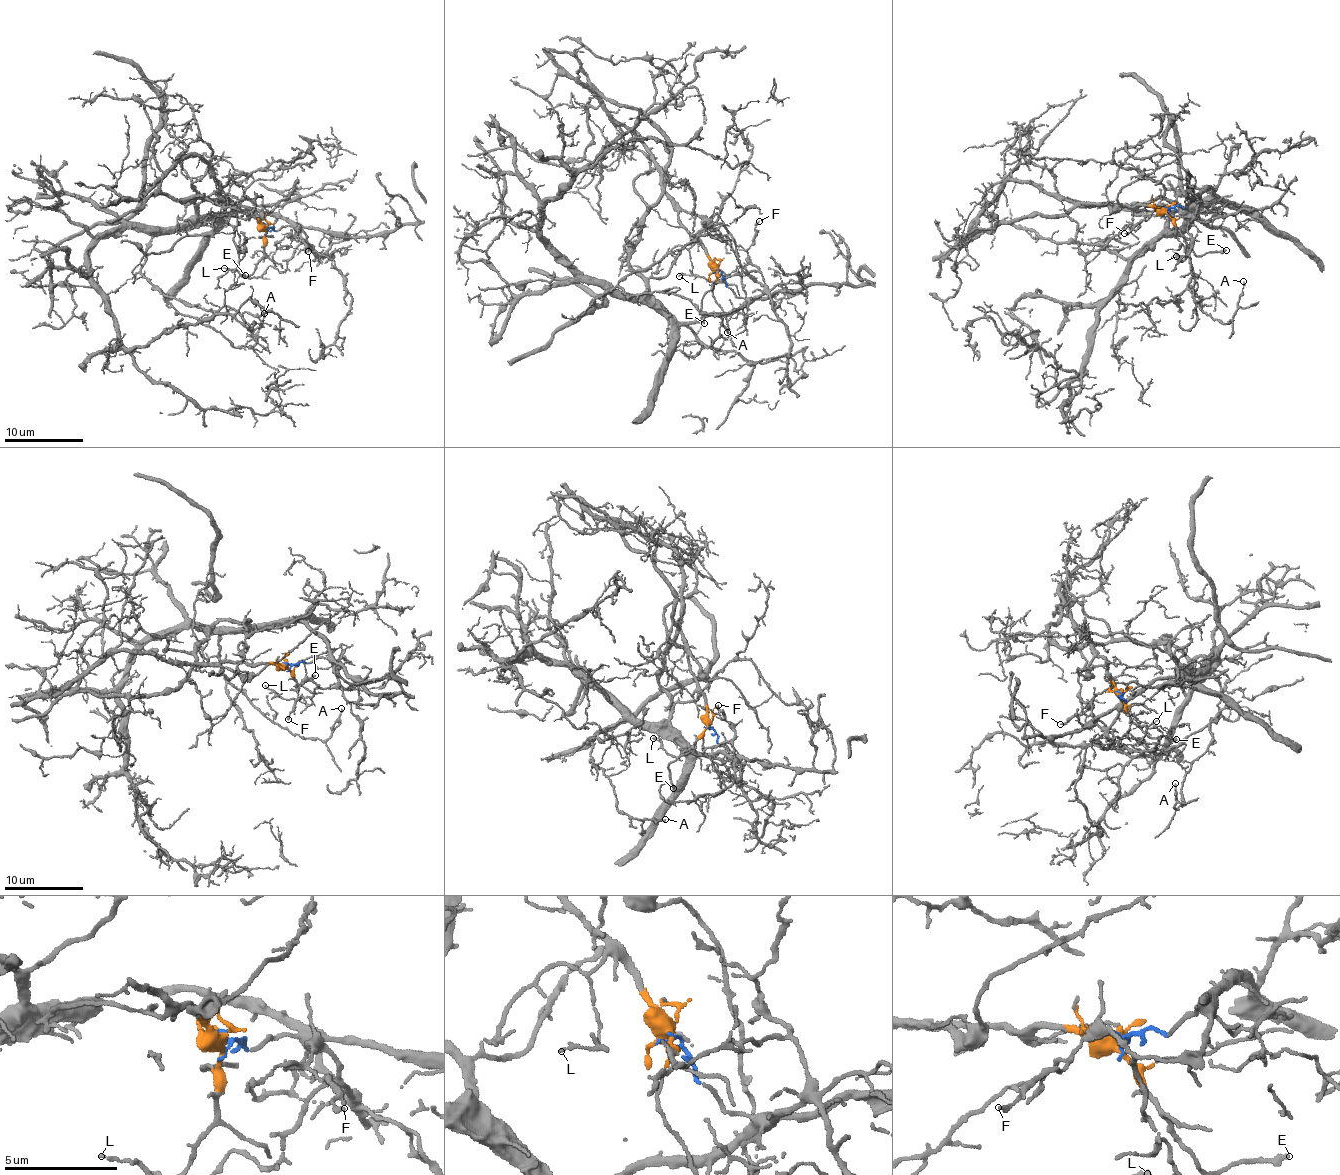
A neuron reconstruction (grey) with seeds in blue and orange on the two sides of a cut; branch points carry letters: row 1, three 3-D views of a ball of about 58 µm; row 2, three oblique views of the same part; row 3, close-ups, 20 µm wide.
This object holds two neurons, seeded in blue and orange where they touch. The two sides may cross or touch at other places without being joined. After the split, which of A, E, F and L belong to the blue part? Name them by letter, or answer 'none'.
A, F, L

